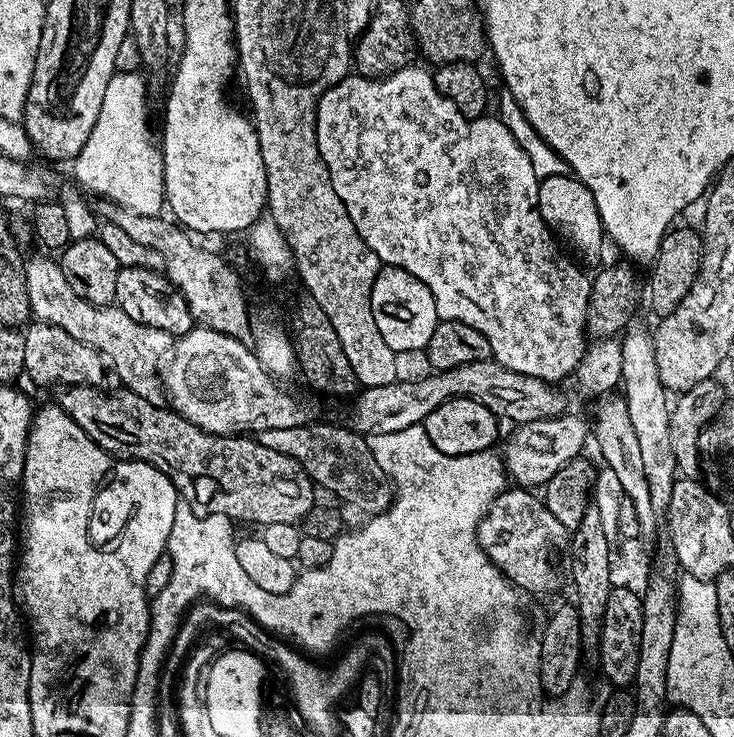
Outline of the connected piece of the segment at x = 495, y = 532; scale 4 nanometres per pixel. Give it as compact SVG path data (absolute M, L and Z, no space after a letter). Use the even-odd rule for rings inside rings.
M519 486L507 487L492 500L476 531L481 550L519 591L526 594L544 594L555 588L558 574L552 550L554 546L563 545L567 538L568 529L558 523L543 499L531 489Z

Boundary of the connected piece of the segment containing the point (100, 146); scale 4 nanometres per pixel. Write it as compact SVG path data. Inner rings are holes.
M139 71L116 72L106 86L106 95L102 97L102 110L98 110L98 122L86 138L86 146L76 156L75 183L81 189L86 188L96 196L105 196L111 202L143 216L159 216L165 211L164 199L164 158L161 149L152 141L152 128L148 125L148 88L140 77Z

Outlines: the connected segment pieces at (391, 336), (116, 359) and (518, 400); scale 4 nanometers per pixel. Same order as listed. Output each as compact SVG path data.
M381 267L372 290L372 314L382 339L397 354L427 349L438 323L432 291L406 270Z
M34 257L26 264L24 277L32 316L39 323L58 326L72 338L78 338L78 342L86 342L86 346L103 352L112 365L112 371L116 373L117 381L127 391L146 398L152 404L161 403L162 380L158 369L166 354L171 353L174 343L171 334L166 330L154 330L154 326L142 326L142 322L134 322L130 314L115 306L91 304L86 302L86 298L78 298L78 294L74 294L70 287L70 282L66 282L66 274L62 274L55 259Z
M490 358L464 363L450 371L428 375L432 376L426 377L425 380L401 379L390 385L365 387L357 391L351 401L351 404L353 403L351 427L361 434L406 430L415 424L423 424L434 409L442 406L442 402L451 400L453 396L468 397L482 402L497 419L504 420L506 417L519 425L559 416L568 408L564 399L556 398L553 390L555 387L551 383L510 371Z

